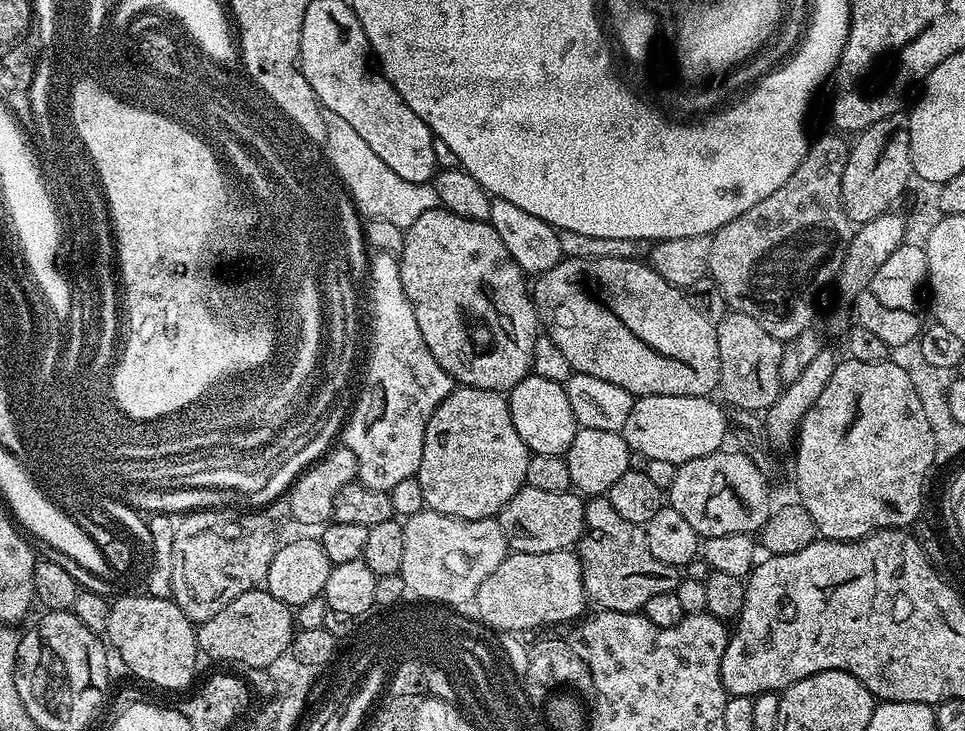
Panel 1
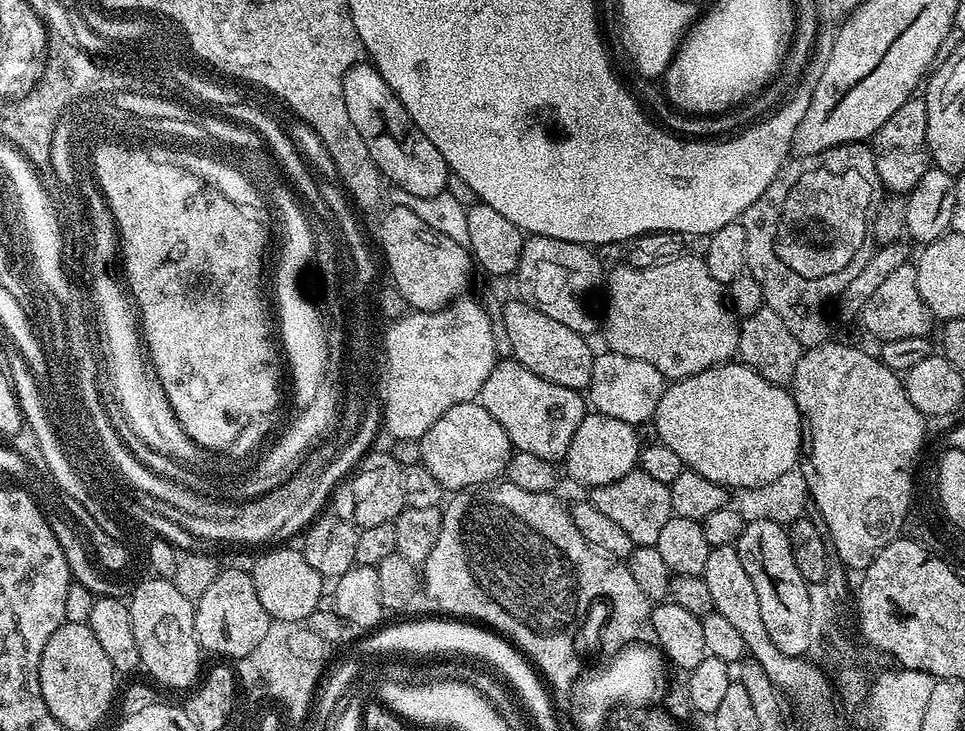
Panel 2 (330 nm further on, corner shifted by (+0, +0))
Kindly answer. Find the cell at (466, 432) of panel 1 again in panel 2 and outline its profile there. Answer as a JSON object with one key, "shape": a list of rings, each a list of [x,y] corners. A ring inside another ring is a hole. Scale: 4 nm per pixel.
{"shape":[[[478,402],[450,406],[419,442],[420,463],[452,494],[499,481],[507,473],[514,451],[506,430]]]}

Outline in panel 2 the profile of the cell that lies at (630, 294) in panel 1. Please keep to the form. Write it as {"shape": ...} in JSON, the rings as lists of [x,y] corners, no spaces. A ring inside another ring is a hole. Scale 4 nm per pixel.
{"shape":[[[683,254],[670,260],[661,260],[654,265],[645,268],[633,268],[628,262],[623,262],[616,269],[609,271],[606,276],[606,288],[608,284],[608,309],[605,310],[604,316],[602,312],[602,332],[604,328],[604,340],[609,349],[618,354],[626,354],[626,358],[642,358],[642,362],[650,362],[650,366],[654,366],[654,370],[658,370],[664,375],[665,381],[675,382],[684,380],[687,376],[698,374],[707,368],[714,368],[718,364],[727,364],[737,355],[738,338],[740,337],[740,326],[738,317],[732,311],[731,304],[726,299],[725,285],[720,284],[710,274],[710,270],[706,266],[704,259],[698,256]]]}

